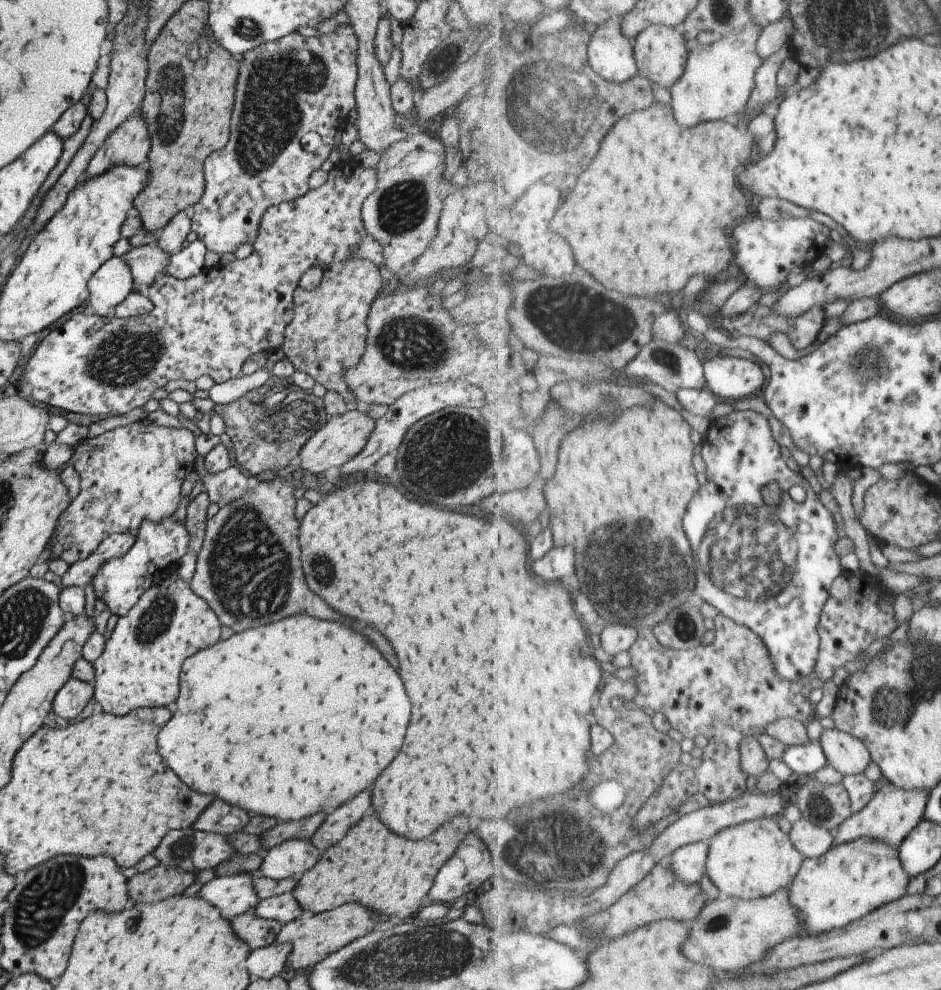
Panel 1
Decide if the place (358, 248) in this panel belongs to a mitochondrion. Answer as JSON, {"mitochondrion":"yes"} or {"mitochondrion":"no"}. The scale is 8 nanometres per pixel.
{"mitochondrion":"no"}

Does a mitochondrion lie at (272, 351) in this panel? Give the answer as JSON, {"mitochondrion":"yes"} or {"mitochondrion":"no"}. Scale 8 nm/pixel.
{"mitochondrion":"no"}

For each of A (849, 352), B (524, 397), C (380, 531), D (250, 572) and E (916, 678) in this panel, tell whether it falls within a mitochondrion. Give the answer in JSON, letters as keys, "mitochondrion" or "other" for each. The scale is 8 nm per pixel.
{"A":"mitochondrion","B":"other","C":"other","D":"mitochondrion","E":"mitochondrion"}

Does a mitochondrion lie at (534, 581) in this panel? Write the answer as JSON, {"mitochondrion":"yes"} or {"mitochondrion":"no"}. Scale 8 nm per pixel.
{"mitochondrion":"no"}

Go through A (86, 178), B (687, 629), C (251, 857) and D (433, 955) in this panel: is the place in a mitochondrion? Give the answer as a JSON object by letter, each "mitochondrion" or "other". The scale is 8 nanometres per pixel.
{"A":"other","B":"mitochondrion","C":"other","D":"mitochondrion"}

